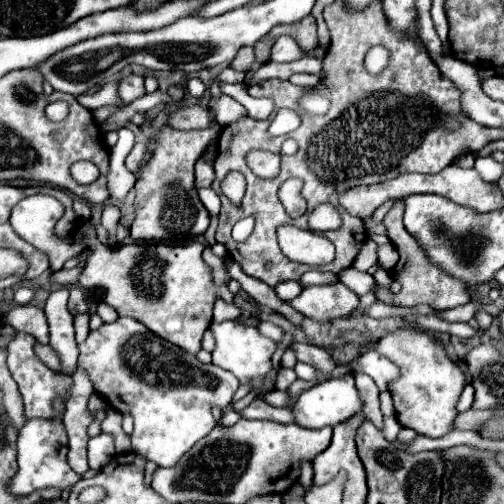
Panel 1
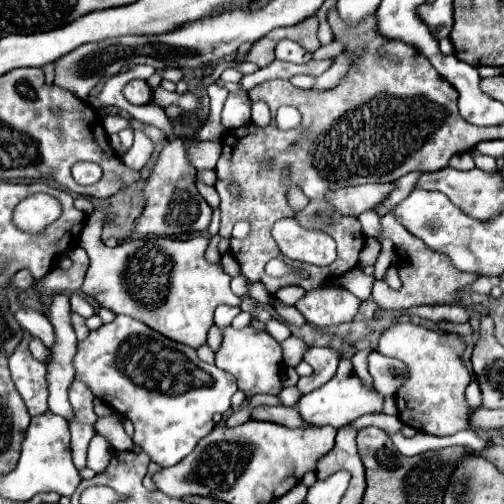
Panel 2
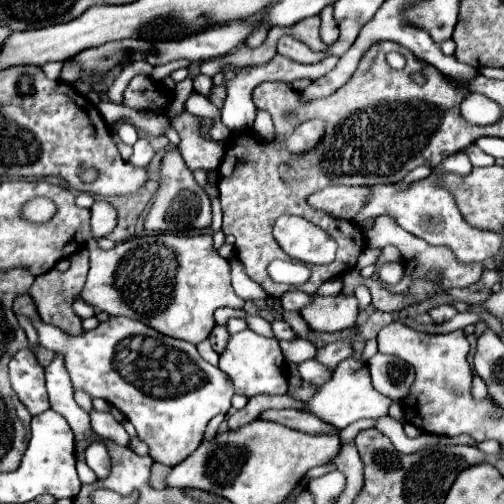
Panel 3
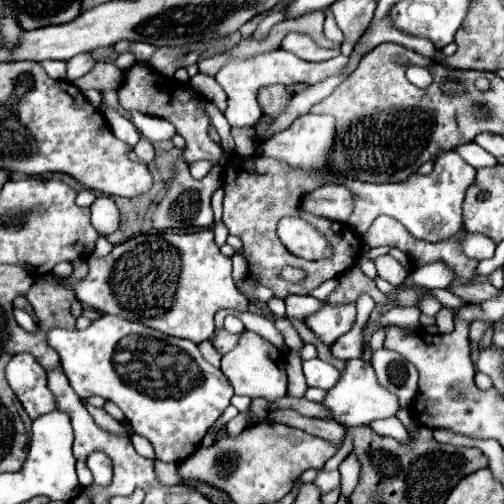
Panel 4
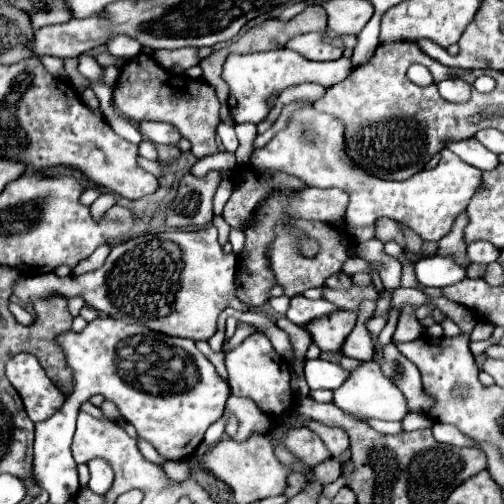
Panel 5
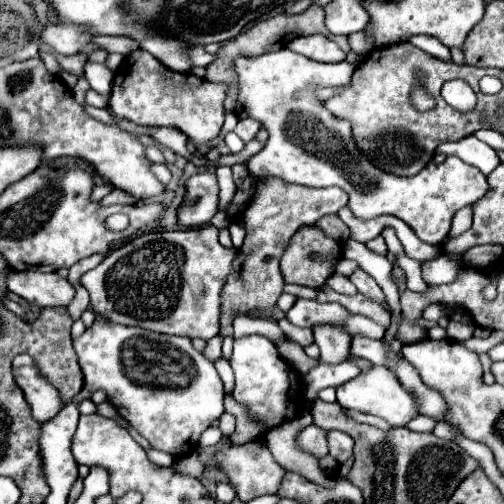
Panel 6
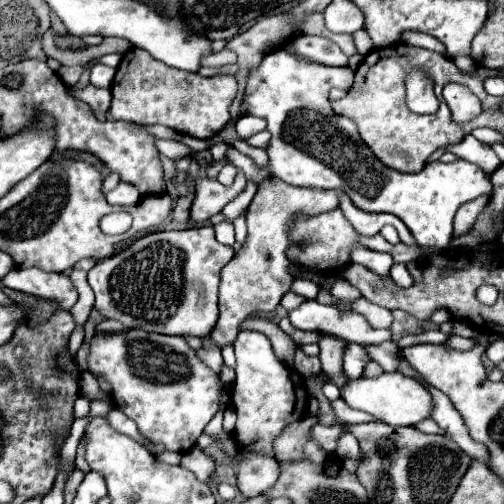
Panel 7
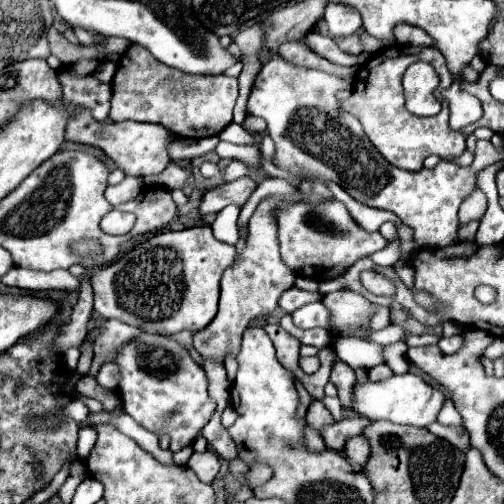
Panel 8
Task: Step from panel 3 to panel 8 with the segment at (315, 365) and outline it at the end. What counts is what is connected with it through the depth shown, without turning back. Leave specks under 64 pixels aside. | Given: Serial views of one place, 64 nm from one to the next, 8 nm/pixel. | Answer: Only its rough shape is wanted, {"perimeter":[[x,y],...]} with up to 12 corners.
{"perimeter":[[338,337],[338,358],[356,368],[384,364],[382,346]]}

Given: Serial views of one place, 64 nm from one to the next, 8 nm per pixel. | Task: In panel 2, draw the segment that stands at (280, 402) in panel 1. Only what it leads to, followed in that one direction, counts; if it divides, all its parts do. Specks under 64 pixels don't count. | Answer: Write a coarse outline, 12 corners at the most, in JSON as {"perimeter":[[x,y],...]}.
{"perimeter":[[296,386],[278,394],[284,406],[296,406],[302,392]]}

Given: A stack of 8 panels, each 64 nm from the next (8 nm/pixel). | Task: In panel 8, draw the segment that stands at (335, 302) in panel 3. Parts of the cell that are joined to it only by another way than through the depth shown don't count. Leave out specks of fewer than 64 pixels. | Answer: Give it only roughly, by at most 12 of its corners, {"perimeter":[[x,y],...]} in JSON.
{"perimeter":[[336,360],[330,382],[338,388],[342,410],[352,410],[352,368]]}

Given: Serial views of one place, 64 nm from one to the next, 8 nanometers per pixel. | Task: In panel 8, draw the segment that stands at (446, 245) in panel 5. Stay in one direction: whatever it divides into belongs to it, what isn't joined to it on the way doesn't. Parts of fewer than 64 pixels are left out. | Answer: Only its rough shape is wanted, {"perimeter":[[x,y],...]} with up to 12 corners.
{"perimeter":[[482,190],[460,204],[460,224],[480,220],[486,212]]}

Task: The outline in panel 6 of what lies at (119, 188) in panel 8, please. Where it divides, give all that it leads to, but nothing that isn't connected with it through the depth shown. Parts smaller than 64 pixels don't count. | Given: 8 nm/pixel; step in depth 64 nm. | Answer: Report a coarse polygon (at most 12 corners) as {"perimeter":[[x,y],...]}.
{"perimeter":[[114,188],[106,198],[102,198],[104,206],[110,204],[128,204],[134,196],[128,192],[120,192]]}

